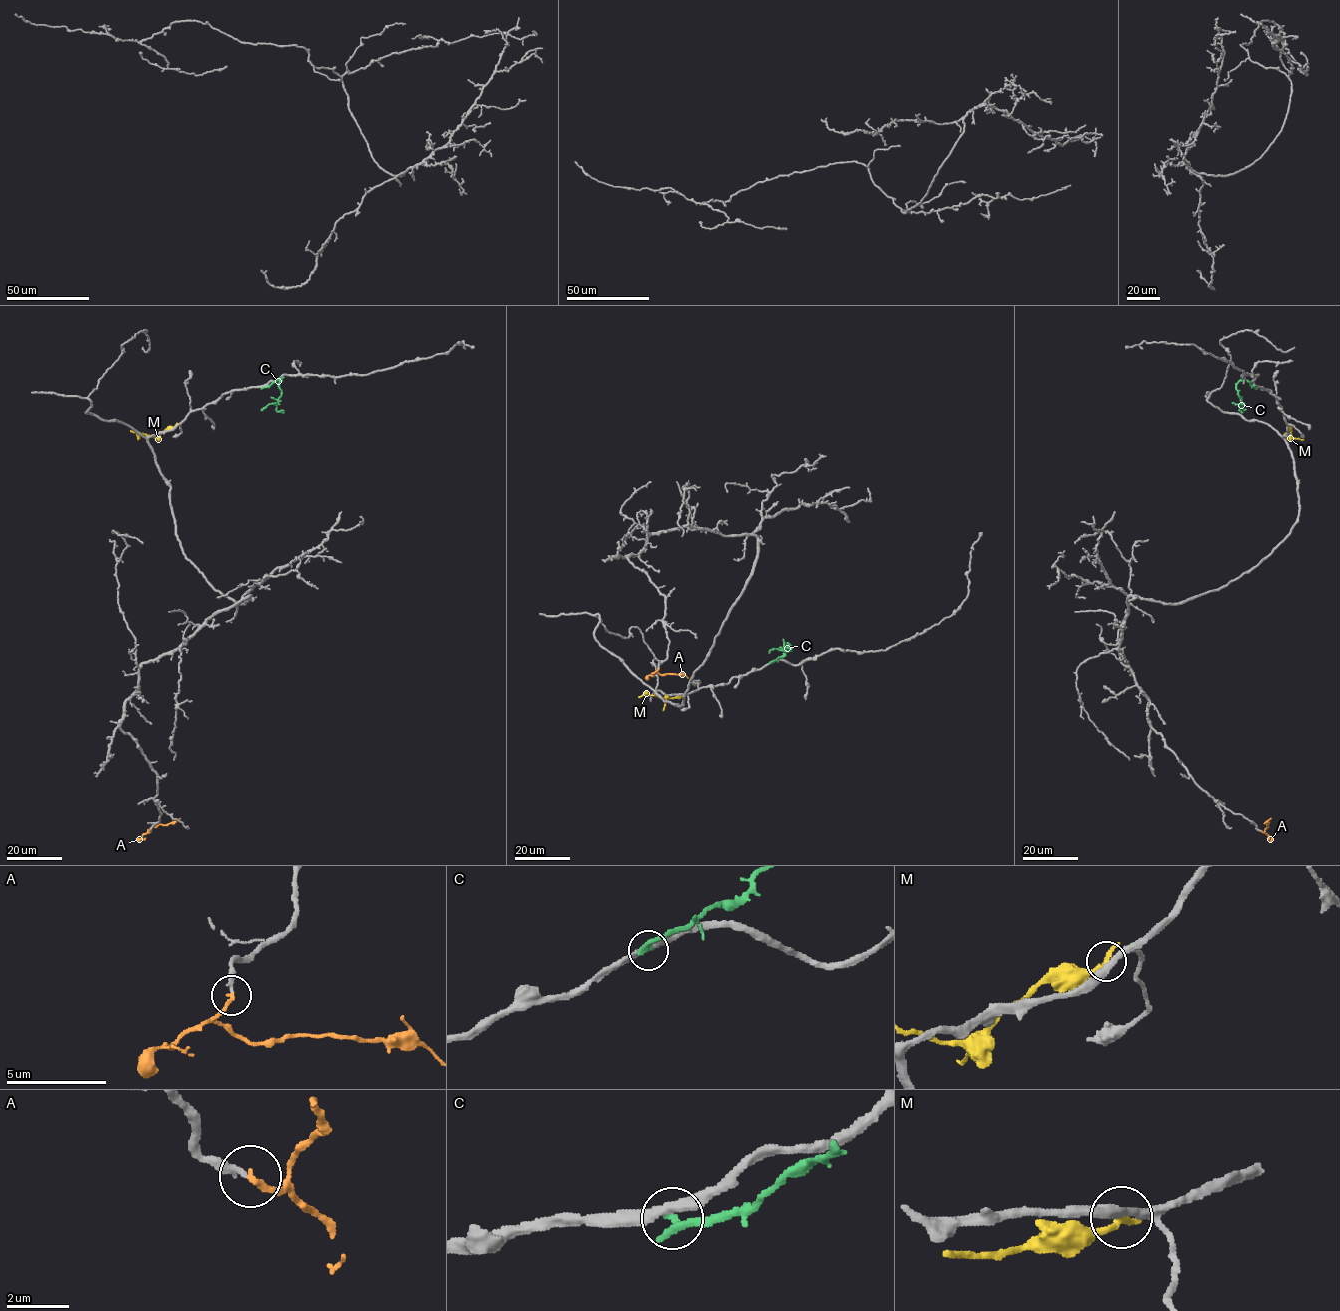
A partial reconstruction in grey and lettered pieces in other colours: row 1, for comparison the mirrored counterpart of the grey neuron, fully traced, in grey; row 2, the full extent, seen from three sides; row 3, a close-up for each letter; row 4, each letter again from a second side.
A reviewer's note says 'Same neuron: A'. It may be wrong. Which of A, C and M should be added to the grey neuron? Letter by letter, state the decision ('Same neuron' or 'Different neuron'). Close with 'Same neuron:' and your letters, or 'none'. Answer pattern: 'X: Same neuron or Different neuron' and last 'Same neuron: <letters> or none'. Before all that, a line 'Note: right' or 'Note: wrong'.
Note: right
A: Same neuron
C: Different neuron
M: Different neuron
Same neuron: A

